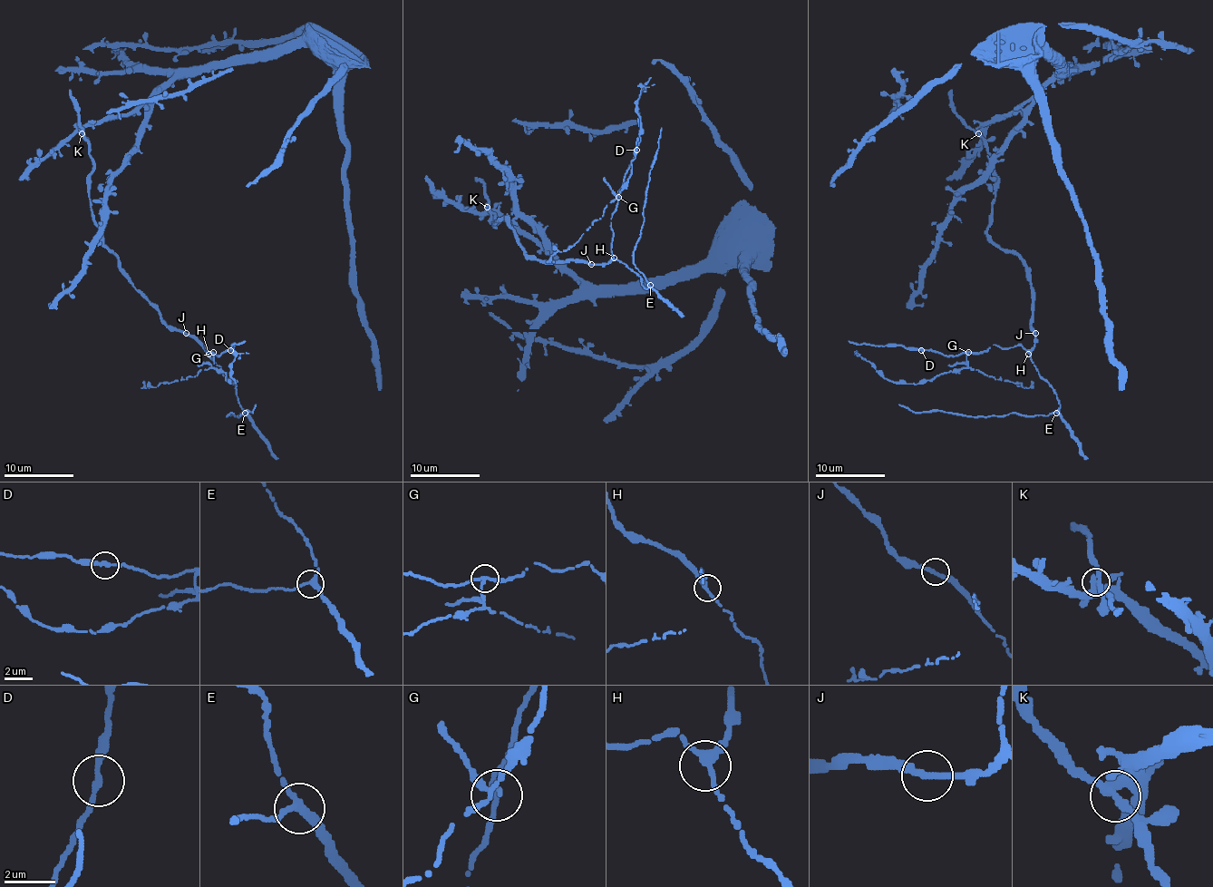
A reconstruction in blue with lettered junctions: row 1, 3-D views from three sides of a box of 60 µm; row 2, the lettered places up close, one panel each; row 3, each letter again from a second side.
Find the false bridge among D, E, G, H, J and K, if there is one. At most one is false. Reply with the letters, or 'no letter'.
G

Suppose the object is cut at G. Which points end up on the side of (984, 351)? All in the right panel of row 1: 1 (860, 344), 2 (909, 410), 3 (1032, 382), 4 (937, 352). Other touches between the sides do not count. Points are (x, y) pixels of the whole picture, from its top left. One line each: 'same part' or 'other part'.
1: same part
2: same part
3: other part
4: same part

